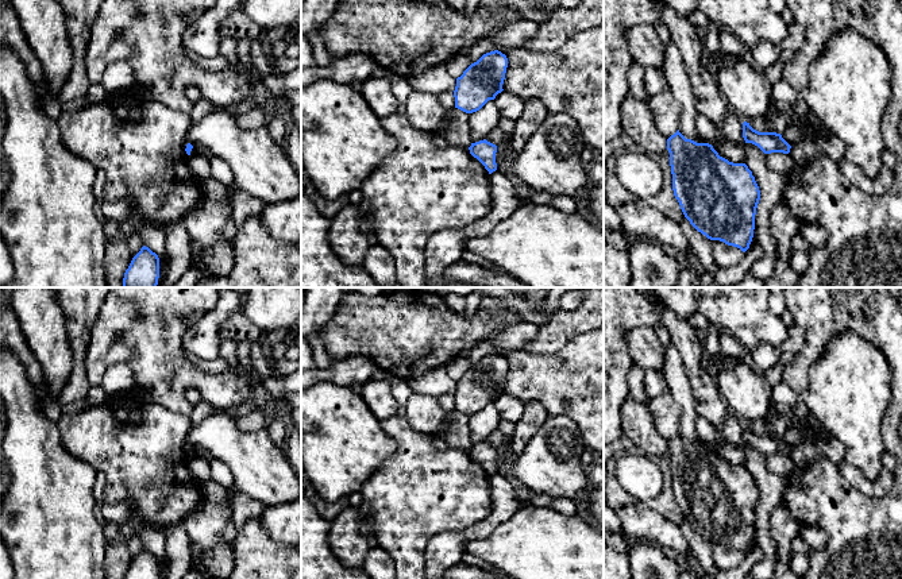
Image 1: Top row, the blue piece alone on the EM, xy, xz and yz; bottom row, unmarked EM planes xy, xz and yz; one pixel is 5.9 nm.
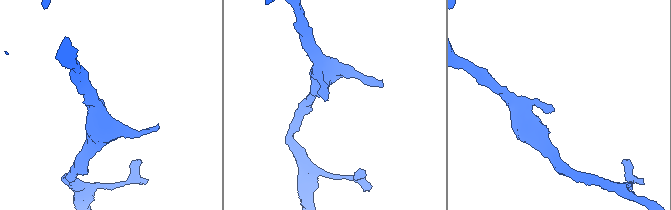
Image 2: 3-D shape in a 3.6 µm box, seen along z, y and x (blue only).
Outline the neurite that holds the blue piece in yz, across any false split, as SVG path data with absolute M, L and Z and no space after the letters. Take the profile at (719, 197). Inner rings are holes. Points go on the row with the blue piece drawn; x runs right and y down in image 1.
M679 130L667 139L672 190L685 217L690 224L710 240L720 240L745 252L753 238L755 215L760 200L760 190L745 163L733 163L718 155L709 143L697 143L686 139Z

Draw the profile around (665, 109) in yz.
M670 88L649 97L648 108L655 126L666 139L679 130L679 105Z

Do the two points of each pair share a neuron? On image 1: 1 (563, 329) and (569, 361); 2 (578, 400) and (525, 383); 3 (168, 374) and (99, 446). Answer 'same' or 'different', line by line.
1: different
2: same
3: same

